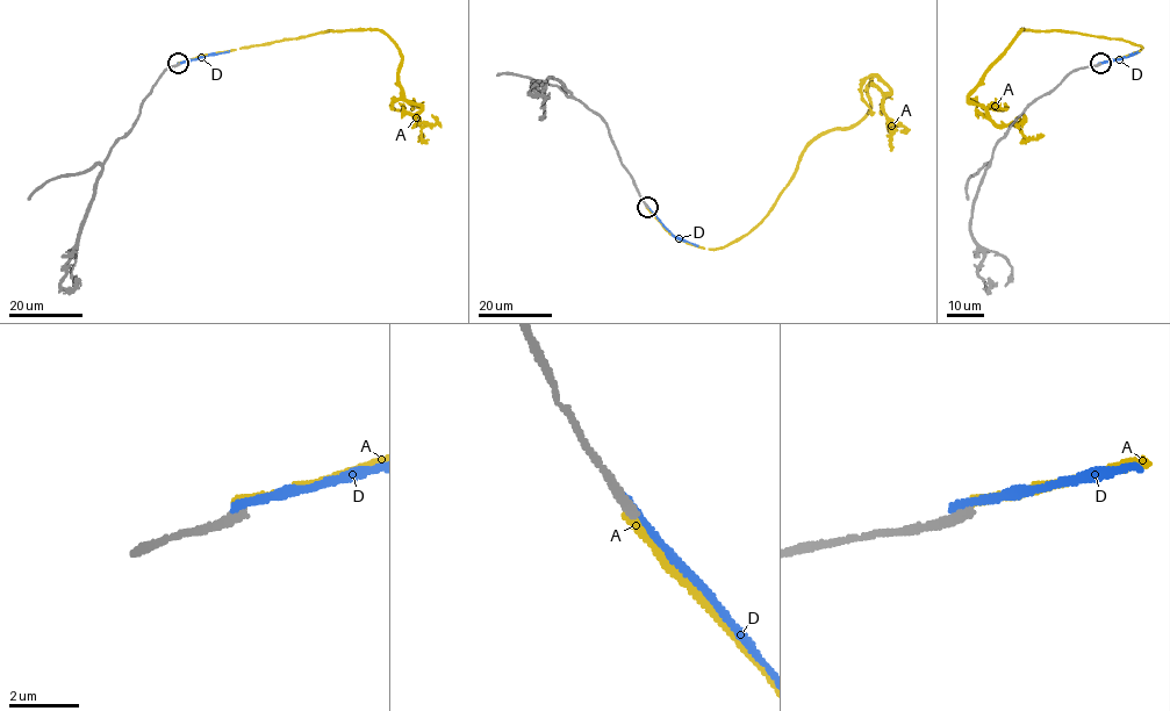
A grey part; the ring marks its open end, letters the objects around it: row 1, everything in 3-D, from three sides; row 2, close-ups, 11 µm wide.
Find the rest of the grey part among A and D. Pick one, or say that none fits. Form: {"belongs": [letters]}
{"belongs": []}

